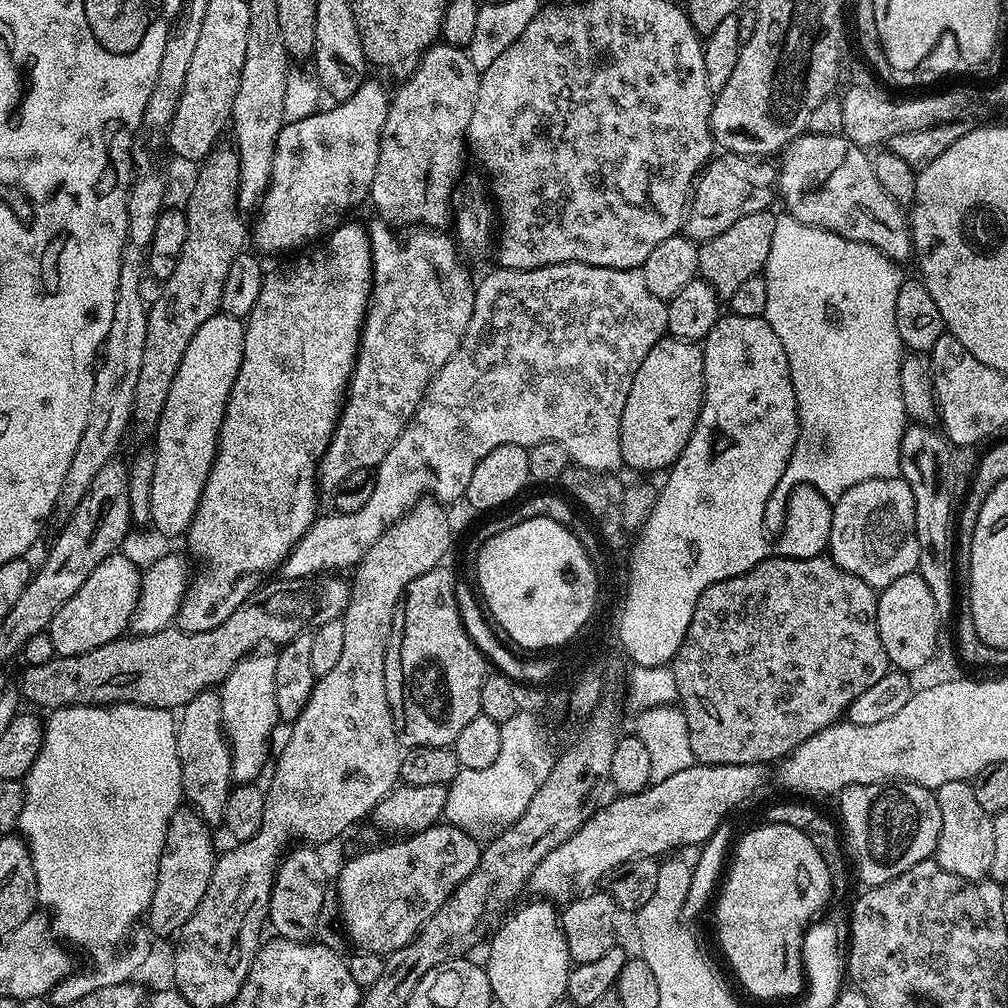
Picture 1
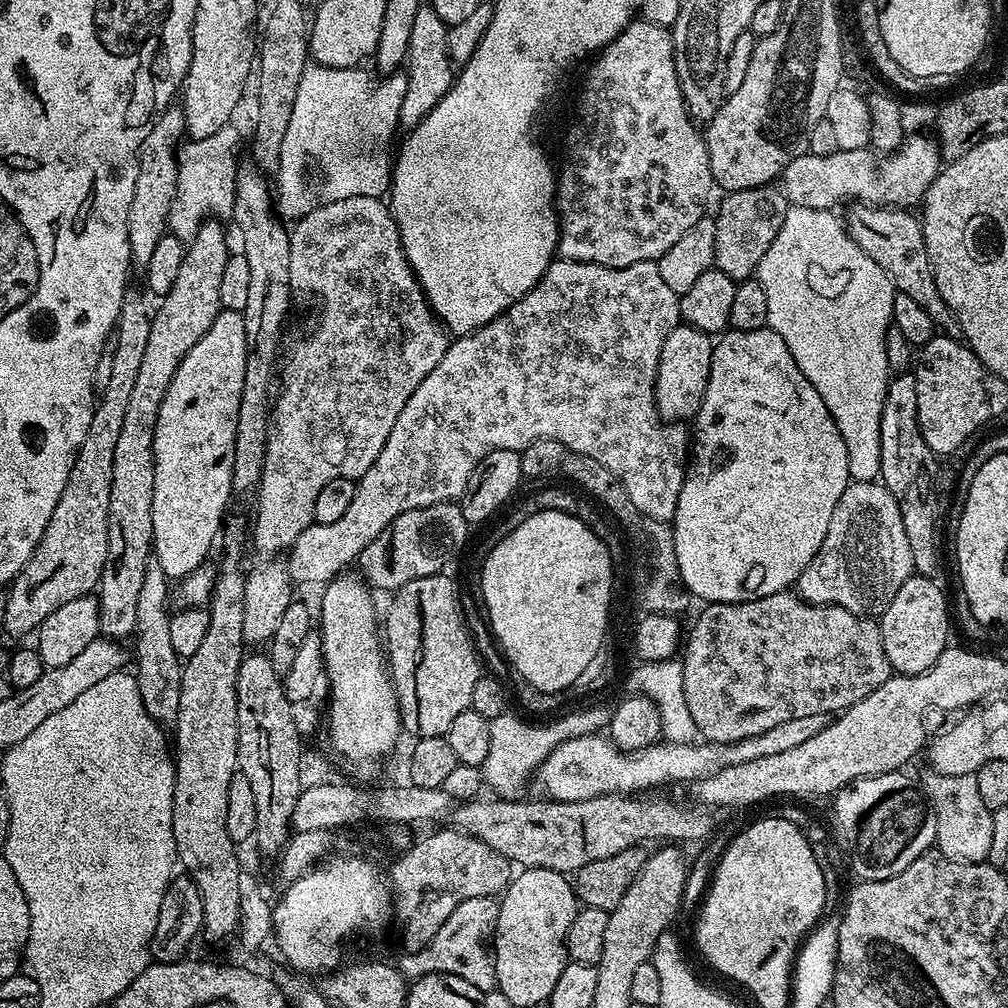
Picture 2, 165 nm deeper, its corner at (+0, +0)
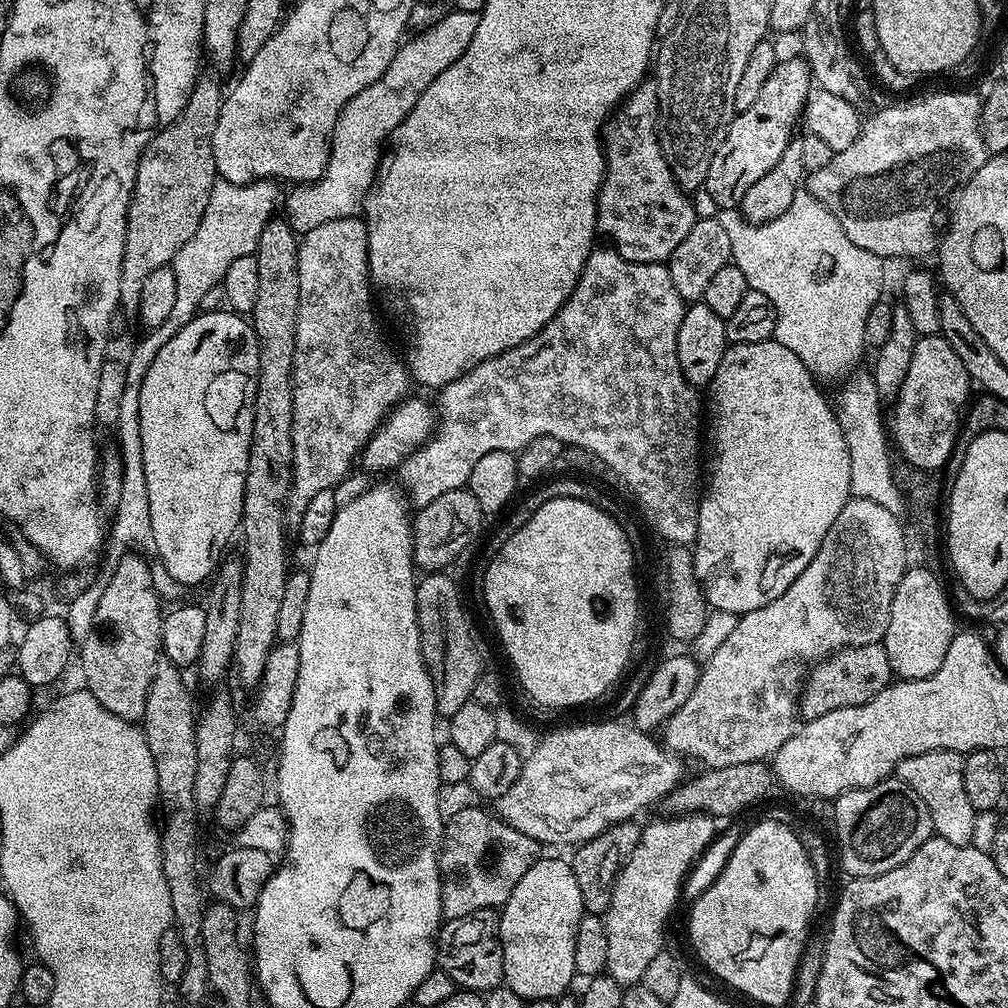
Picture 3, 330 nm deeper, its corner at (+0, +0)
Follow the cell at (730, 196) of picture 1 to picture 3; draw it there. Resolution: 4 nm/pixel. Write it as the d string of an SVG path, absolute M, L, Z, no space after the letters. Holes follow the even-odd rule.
M936 92L909 104L880 108L860 126L858 138L846 150L834 152L822 170L807 173L806 192L813 196L846 230L846 238L862 250L881 258L888 256L924 256L933 251L932 223L940 203L973 176L989 158L988 147L980 129L981 97L972 92Z

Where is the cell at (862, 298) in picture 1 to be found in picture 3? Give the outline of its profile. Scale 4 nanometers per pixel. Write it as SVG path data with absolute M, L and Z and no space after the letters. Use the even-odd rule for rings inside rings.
M797 194L786 211L765 224L735 219L726 224L730 234L731 263L746 274L749 289L766 294L766 298L774 302L774 310L778 314L774 339L786 346L786 350L798 354L817 381L839 381L847 377L853 371L851 368L859 362L860 355L866 352L866 318L870 314L870 306L882 299L883 292L880 291L884 288L885 261L870 254L870 250L862 250L862 246L854 246L854 242L846 238L846 230L842 230L838 218L834 218L822 202L807 194Z

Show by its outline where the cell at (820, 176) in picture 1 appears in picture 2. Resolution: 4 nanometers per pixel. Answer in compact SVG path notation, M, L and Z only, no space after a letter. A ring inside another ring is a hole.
M853 203L846 215L846 227L850 238L886 270L890 282L896 287L897 293L902 296L914 298L926 314L936 323L937 329L945 336L953 338L961 335L960 324L956 315L946 306L946 302L940 293L940 285L934 279L934 273L930 266L930 258L926 254L926 242L924 230L919 219L916 220L908 210L899 208L882 208L874 204Z

